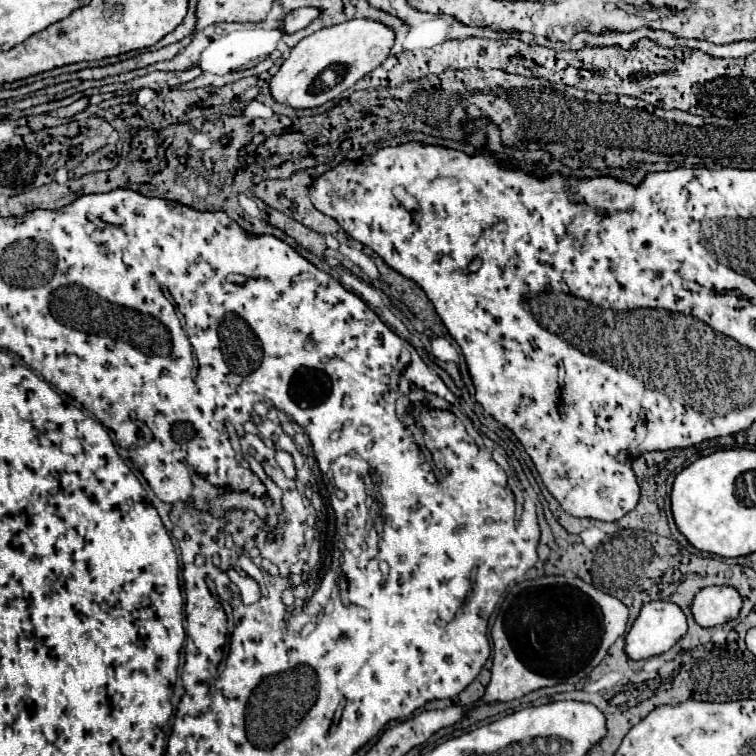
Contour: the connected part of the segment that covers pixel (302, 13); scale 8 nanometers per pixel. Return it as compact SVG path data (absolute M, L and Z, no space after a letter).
M298 8L298 10L290 12L290 14L286 14L286 18L282 20L280 28L286 34L292 34L292 32L298 32L298 30L306 28L318 16L320 16L320 10L316 10L316 8Z

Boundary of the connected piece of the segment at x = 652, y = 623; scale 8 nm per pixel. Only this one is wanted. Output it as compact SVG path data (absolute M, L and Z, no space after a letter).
M648 602L626 636L626 654L632 660L668 652L688 632L686 616L674 602Z

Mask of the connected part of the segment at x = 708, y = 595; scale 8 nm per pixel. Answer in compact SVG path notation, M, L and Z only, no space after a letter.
M708 586L696 594L692 614L700 626L708 628L738 618L740 608L742 608L742 596L736 588Z

